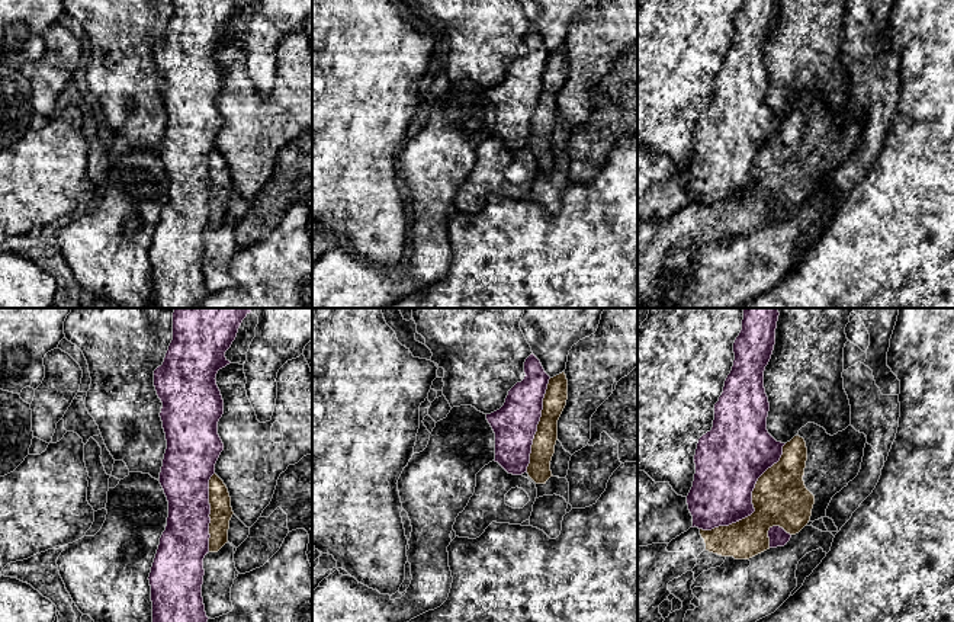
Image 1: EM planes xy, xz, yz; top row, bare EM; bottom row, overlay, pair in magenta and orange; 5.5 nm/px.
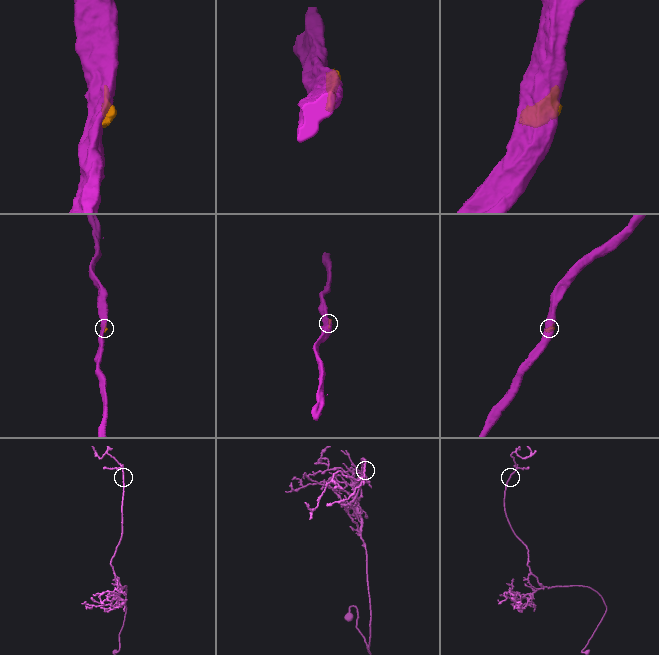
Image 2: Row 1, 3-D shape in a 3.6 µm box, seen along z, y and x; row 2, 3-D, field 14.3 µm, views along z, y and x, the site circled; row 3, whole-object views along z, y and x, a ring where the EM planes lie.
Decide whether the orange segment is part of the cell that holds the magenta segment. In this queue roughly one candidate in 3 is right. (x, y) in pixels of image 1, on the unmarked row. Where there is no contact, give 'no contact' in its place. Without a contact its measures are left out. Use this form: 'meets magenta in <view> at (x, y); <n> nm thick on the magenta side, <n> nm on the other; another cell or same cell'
meets magenta in yz at (751, 178); 360 nm thick on the magenta side, 300 nm on the other; another cell

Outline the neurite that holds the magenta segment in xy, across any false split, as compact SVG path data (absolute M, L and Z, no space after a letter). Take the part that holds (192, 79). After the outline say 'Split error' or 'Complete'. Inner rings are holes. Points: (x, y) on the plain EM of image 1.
M173 0L173 15L164 36L154 45L154 61L163 77L160 87L167 124L160 147L160 158L168 176L167 201L150 247L152 302L155 308L199 308L208 291L202 259L203 233L209 227L209 154L224 125L218 96L224 89L224 74L216 60L216 48L231 36L225 26L237 12L240 0Z. Complete

